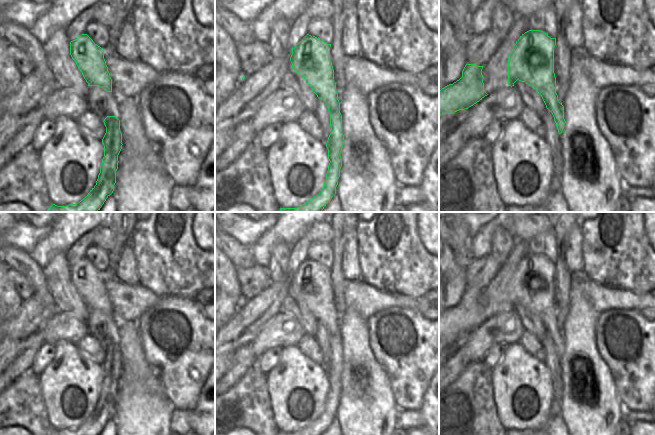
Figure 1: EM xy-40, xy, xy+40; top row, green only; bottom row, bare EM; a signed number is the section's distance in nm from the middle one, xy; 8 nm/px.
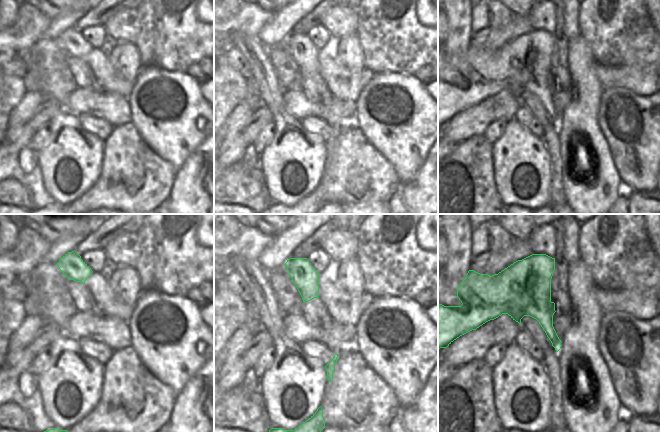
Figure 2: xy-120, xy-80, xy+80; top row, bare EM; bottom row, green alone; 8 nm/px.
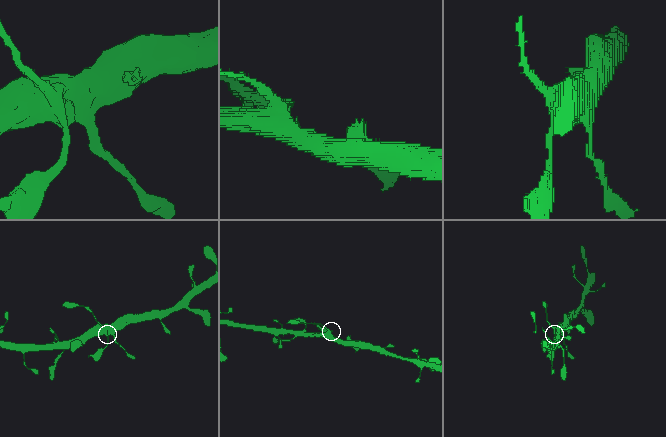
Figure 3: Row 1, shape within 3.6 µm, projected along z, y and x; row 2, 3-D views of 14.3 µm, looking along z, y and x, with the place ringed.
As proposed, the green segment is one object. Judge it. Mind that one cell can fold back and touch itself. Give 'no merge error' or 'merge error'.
merge error

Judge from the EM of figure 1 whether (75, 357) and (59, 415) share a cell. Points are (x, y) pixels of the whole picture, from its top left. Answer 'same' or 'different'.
same

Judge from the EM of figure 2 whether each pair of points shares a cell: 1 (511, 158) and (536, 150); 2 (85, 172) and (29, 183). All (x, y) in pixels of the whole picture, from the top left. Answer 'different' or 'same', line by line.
1: same
2: different

